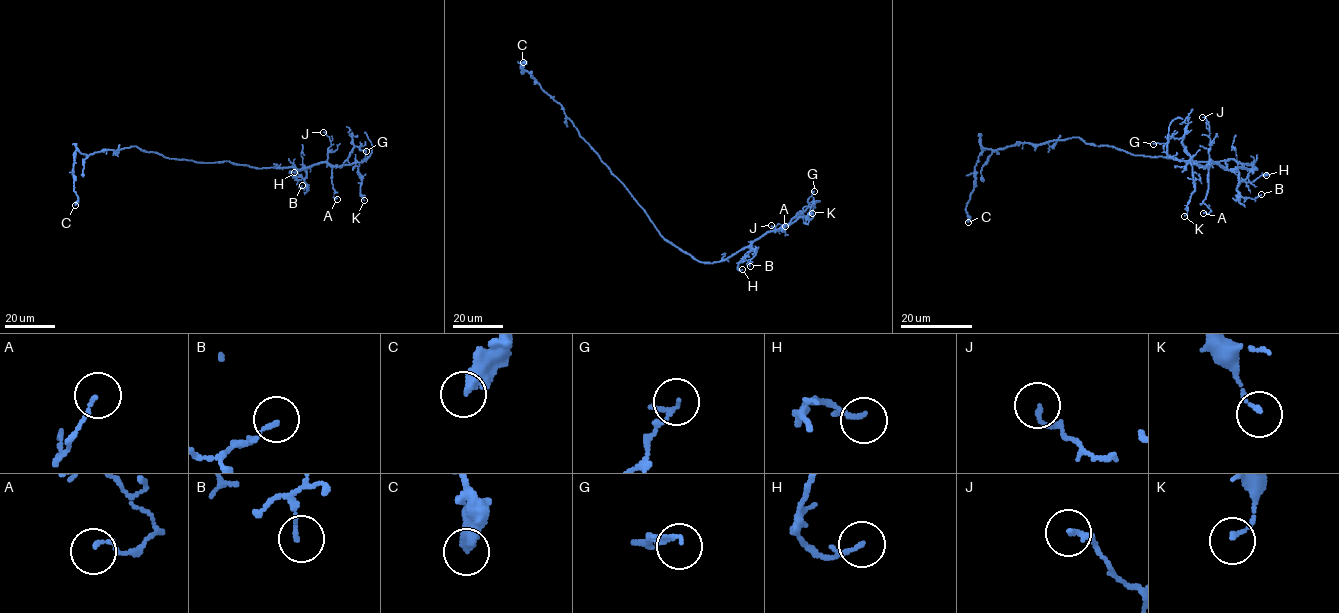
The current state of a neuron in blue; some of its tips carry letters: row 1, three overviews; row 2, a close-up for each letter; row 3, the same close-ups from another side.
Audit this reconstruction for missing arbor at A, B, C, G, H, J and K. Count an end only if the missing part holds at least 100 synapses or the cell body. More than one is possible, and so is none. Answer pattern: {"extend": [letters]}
{"extend": []}

